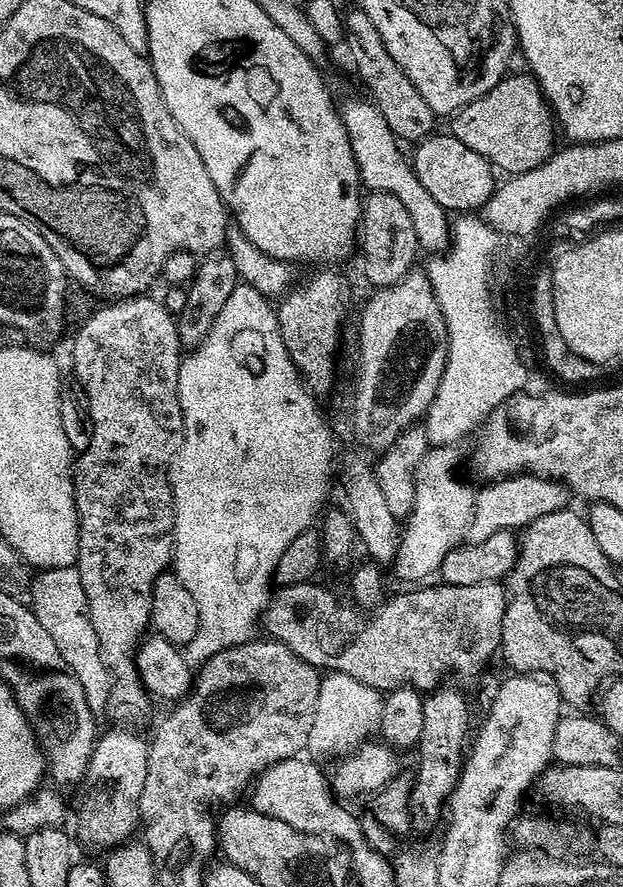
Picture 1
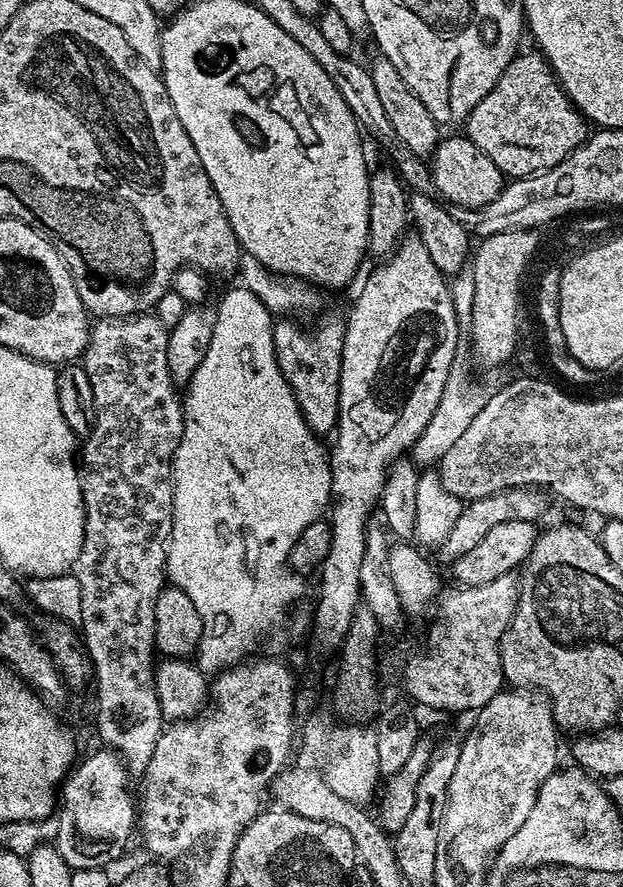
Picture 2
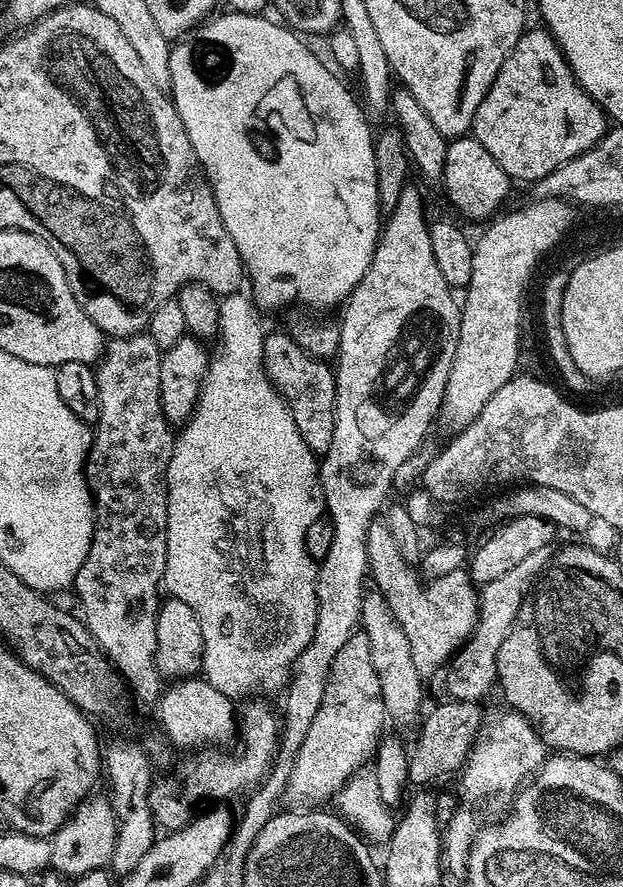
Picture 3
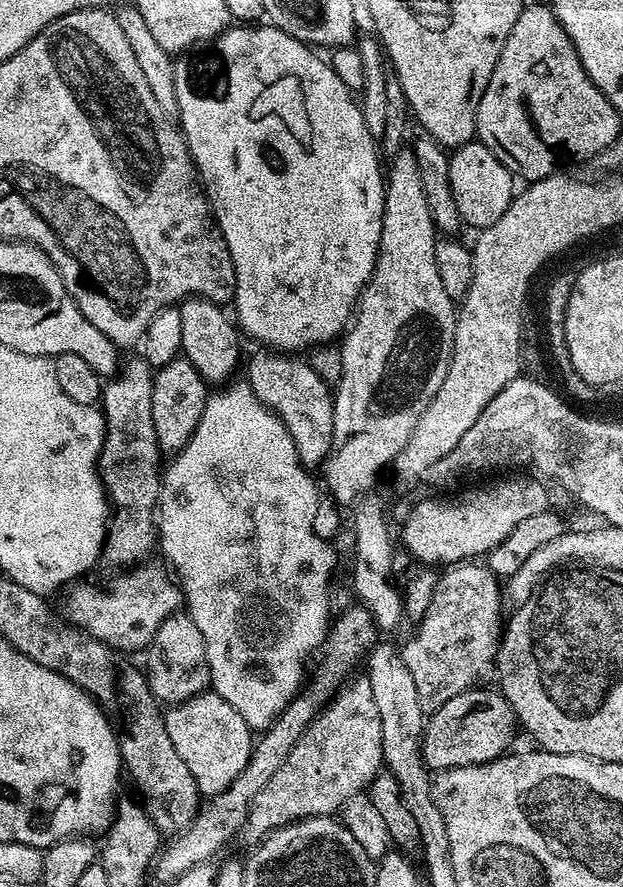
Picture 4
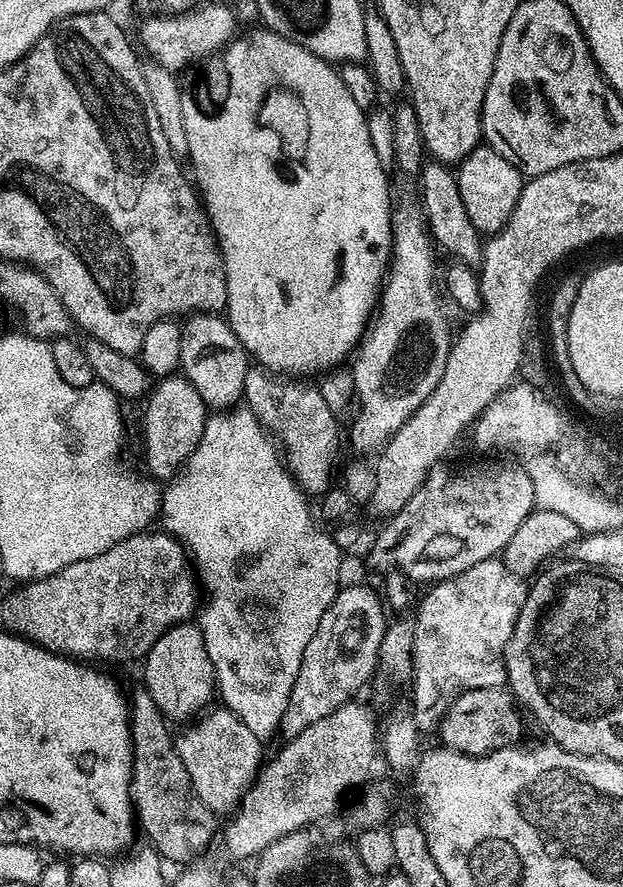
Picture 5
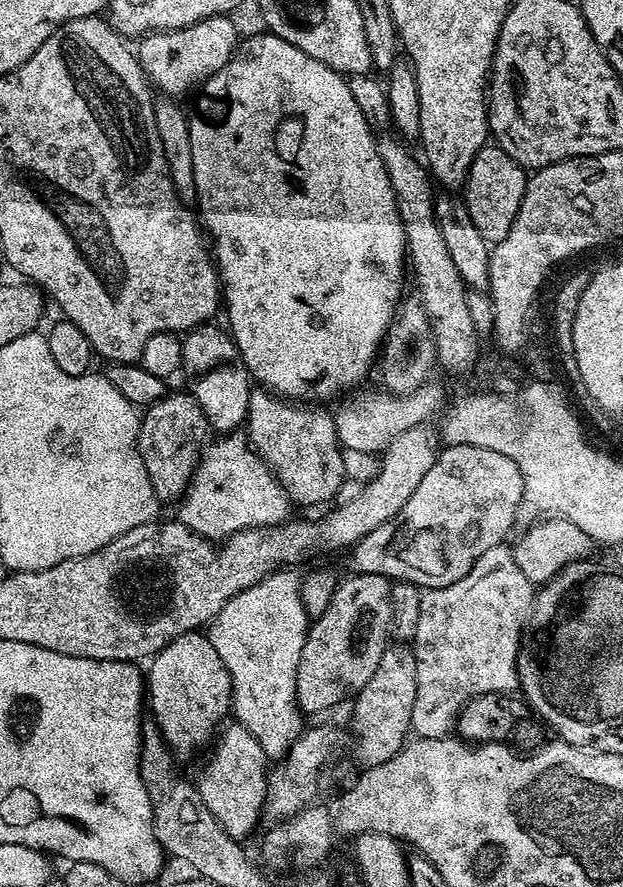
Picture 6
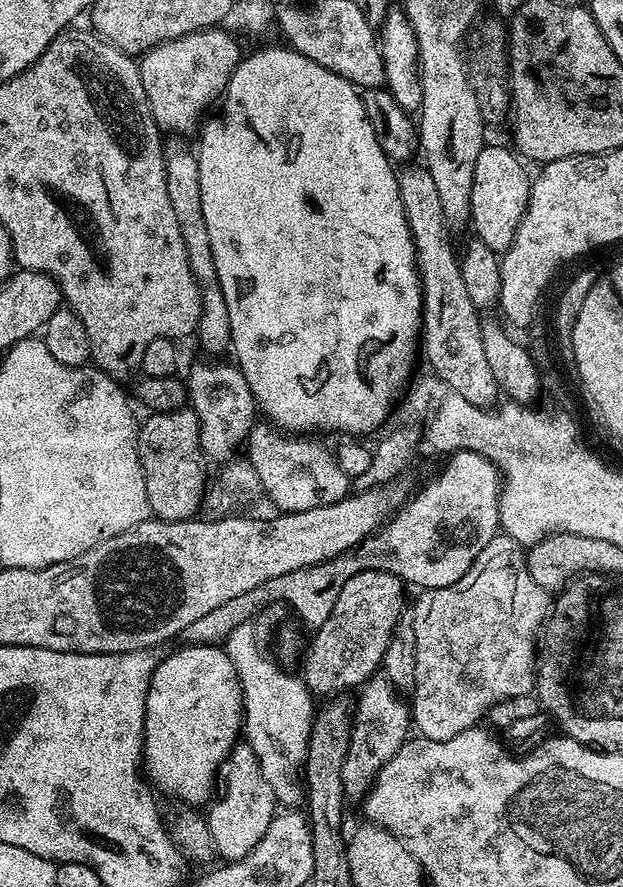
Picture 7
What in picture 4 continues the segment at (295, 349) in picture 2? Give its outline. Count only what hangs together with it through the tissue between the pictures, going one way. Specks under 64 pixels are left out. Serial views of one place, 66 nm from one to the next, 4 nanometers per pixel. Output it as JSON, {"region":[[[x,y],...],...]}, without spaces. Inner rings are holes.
{"region":[[[256,350],[248,360],[247,385],[271,412],[290,430],[294,446],[300,455],[300,463],[312,470],[323,465],[332,450],[334,438],[333,389],[312,369],[307,359],[296,354],[285,354],[275,350]]]}

